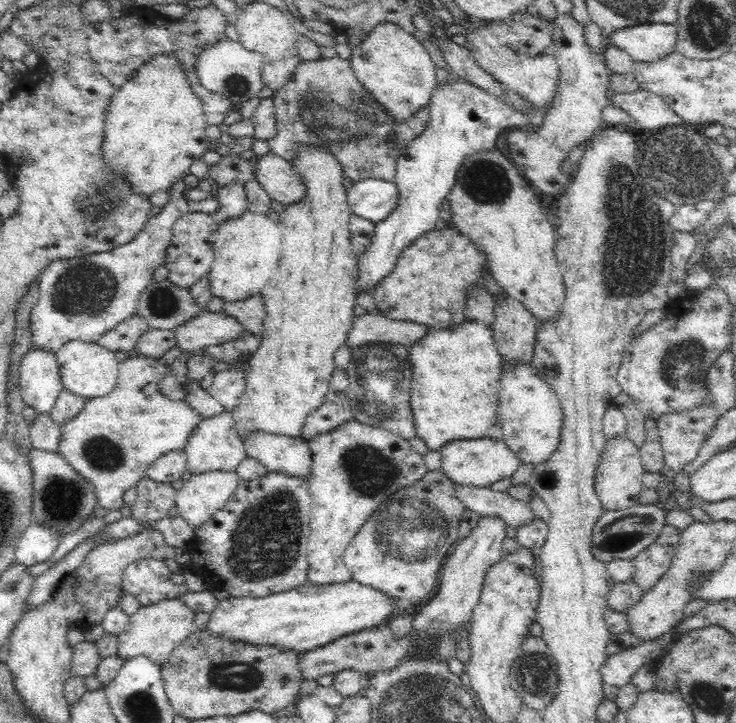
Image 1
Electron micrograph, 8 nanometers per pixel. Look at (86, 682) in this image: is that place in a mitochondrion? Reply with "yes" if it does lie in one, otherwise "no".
no

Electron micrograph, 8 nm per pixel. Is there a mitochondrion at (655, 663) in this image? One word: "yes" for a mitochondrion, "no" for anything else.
no

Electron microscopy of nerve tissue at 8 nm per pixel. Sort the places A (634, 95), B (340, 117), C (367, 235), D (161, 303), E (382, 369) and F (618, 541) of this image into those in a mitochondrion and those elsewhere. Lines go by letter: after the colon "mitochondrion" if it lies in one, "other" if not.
A: other
B: mitochondrion
C: other
D: mitochondrion
E: mitochondrion
F: mitochondrion

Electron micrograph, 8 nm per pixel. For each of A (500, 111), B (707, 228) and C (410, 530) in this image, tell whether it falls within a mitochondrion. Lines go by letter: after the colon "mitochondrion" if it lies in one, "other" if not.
A: other
B: other
C: mitochondrion

